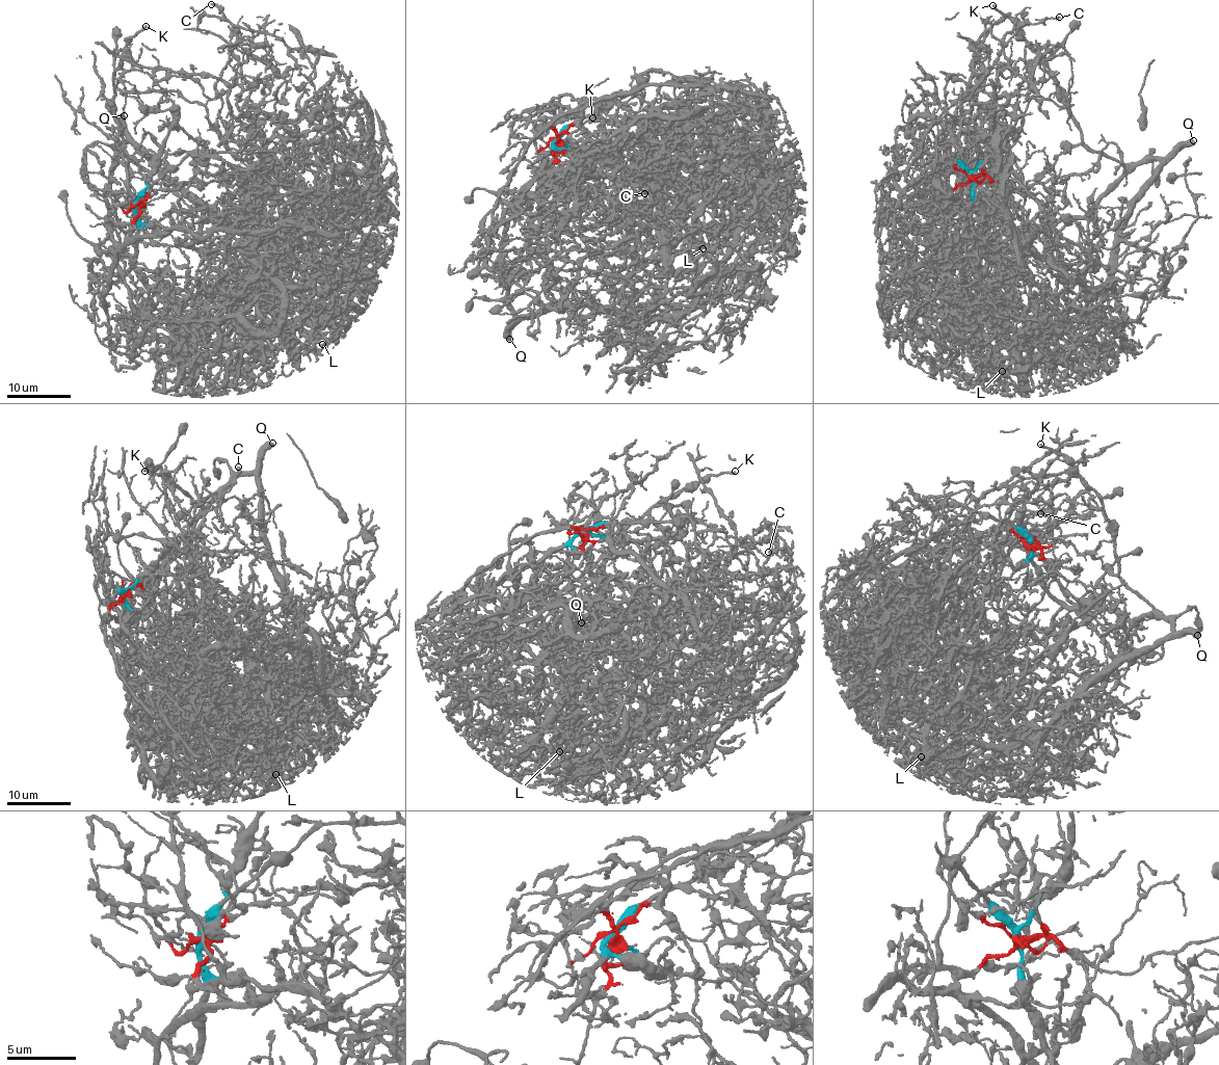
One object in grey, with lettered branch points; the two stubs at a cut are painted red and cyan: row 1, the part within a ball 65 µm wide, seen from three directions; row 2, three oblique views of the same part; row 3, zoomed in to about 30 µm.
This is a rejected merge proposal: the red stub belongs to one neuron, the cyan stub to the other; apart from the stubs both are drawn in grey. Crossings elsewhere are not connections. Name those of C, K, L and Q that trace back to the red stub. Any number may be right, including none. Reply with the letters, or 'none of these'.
C, L

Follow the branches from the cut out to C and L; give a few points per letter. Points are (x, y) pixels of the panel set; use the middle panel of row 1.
C: (556, 140), (583, 116), (682, 182), (765, 184), (776, 166), (734, 142), (721, 168), (677, 153), (645, 193)
L: (556, 140), (551, 168), (531, 167), (564, 153), (595, 191), (666, 231), (668, 268), (703, 248)

